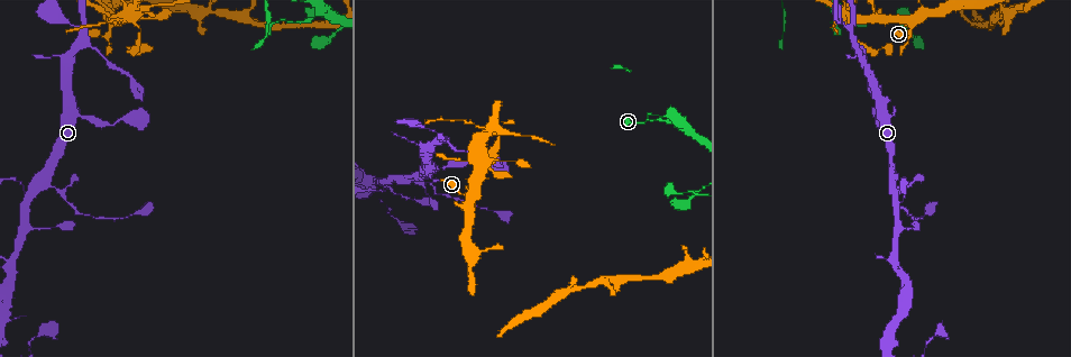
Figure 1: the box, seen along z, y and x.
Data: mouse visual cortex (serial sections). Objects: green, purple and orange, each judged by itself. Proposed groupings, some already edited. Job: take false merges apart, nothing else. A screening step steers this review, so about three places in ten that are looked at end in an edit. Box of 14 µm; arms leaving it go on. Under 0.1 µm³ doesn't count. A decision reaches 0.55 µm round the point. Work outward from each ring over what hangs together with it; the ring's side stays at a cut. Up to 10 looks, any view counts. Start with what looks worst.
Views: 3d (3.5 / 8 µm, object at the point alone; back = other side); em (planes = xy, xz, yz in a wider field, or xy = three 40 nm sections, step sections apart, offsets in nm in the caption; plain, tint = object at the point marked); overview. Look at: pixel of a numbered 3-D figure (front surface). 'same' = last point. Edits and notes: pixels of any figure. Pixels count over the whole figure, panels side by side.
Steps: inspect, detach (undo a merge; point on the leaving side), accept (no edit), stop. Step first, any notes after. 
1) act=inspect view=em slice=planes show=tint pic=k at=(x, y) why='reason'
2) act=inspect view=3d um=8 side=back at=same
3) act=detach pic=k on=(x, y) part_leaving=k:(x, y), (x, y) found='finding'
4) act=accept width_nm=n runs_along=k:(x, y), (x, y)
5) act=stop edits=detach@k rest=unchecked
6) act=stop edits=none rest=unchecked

act=inspect view=3d um=8 pic=1 at=(80, 43) why='arms run side by side'

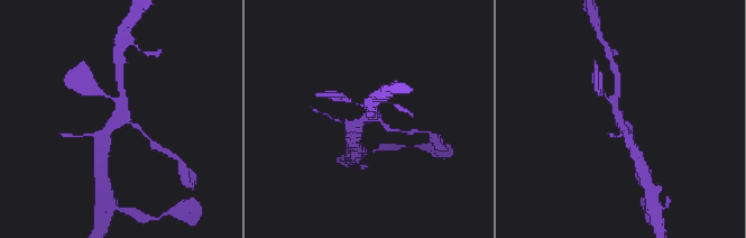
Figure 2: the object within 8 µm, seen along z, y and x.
act=inspect view=em slice=xy step=3 show=tint pic=2 at=(118, 118) arms=4 arm_widths_nm=150,150,250,300 why='now the EM'

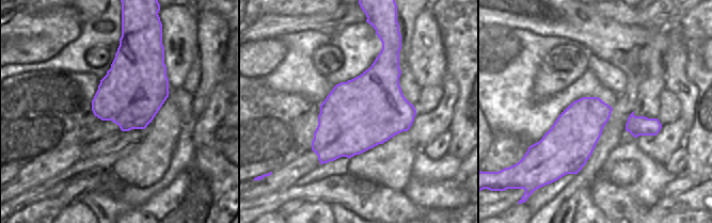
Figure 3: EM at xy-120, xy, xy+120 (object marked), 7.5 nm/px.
act=accept width_nm=550 runs_along=2:(632, 144), (607, 97) found='one cell here'

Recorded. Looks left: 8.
act=inspect view=3d um=3.5 pic=1 at=(23, 202) why='abrupt turn'

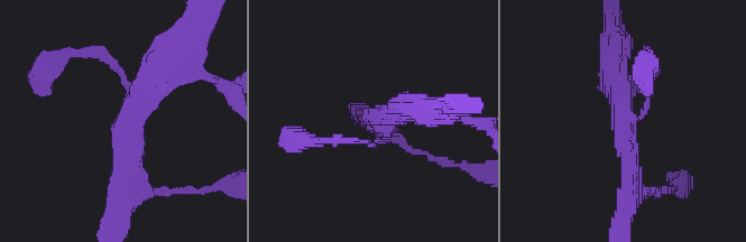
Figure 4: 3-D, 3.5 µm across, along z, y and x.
act=inspect view=em slice=xy step=2 show=tint pic=4 at=(623, 124) arms=3 arm_widths_nm=100,250,400

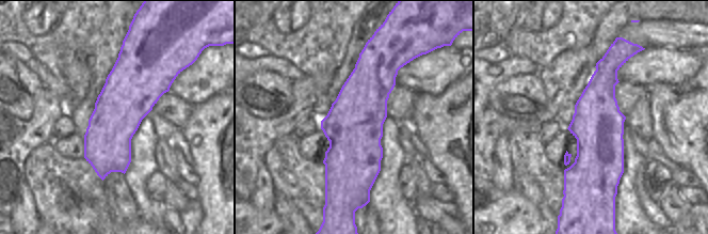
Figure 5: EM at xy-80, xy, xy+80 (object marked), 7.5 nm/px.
act=accept runs_along=5:(612, 52), (583, 189) found='one cell here'

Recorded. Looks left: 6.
act=inspect view=3d um=3.5 pic=1 at=(369, 182)

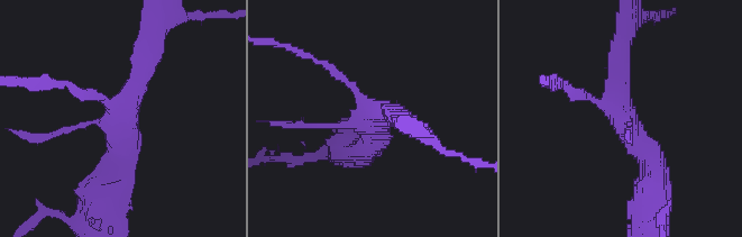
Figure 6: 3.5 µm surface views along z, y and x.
act=inspect view=em slice=xy step=2 show=tint pic=6 at=(620, 111) why='shape alone is not enough'

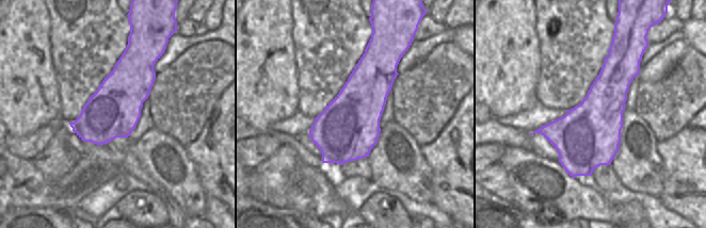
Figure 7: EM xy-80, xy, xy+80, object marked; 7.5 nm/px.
act=accept width_nm=460 runs_along=6:(149, 42), (111, 176) found='continuous, no second cell'

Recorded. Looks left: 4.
act=inspect view=3d um=3.5 pic=1 at=(675, 124)

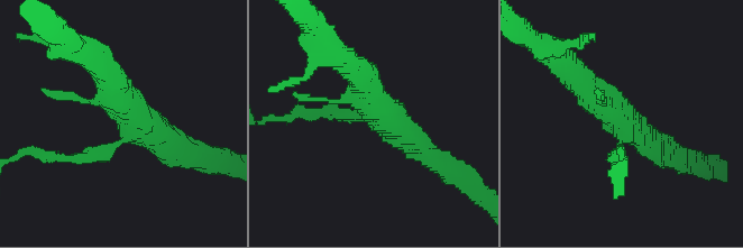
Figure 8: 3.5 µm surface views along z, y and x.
act=inspect view=em slice=xy step=1 show=tint pic=8 at=(371, 122) why='shape alone is not enough'

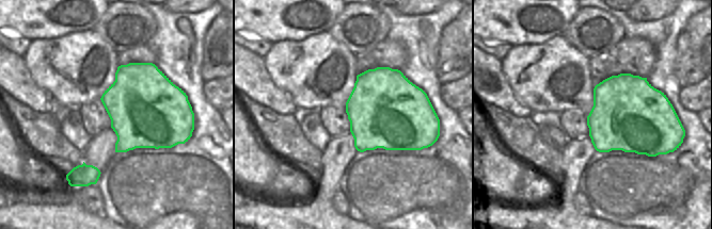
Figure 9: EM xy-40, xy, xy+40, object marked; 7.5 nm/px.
act=accept width_nm=550 runs_along=8:(302, 112), (364, 115), (430, 155) found='one cell here'

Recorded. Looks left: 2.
act=inspect view=3d um=8 side=back pic=1 at=(847, 16) why='calibre changes'

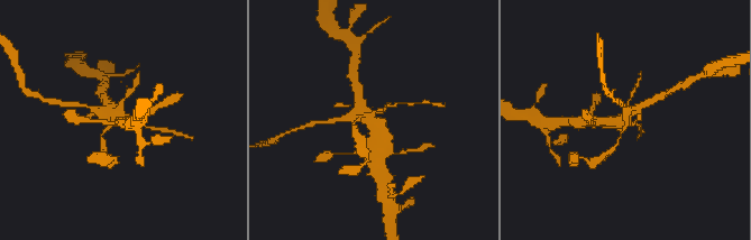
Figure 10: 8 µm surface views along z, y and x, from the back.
act=inspect view=em slice=xy step=5 show=tint pic=10 at=(114, 119)

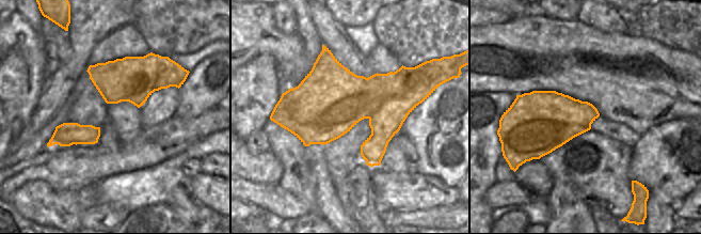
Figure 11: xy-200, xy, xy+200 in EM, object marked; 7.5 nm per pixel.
act=detach pic=10 on=(355, 130) part_leaving=10:(364, 116), (353, 125), (357, 142) found='two cells meet here'

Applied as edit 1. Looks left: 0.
act=stop edits=detach@10 rest=unchecked

